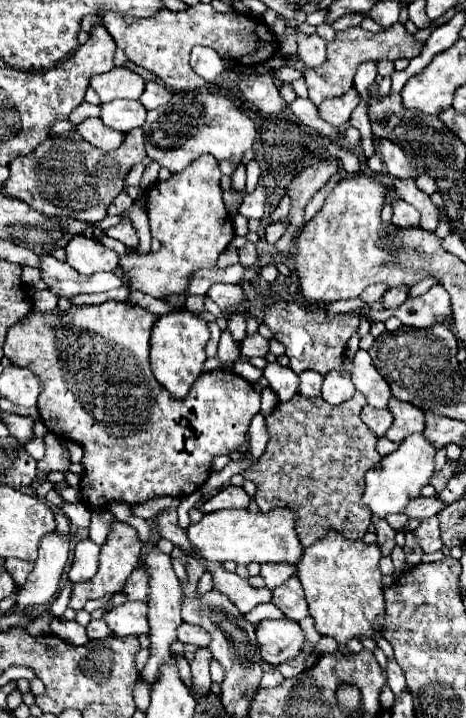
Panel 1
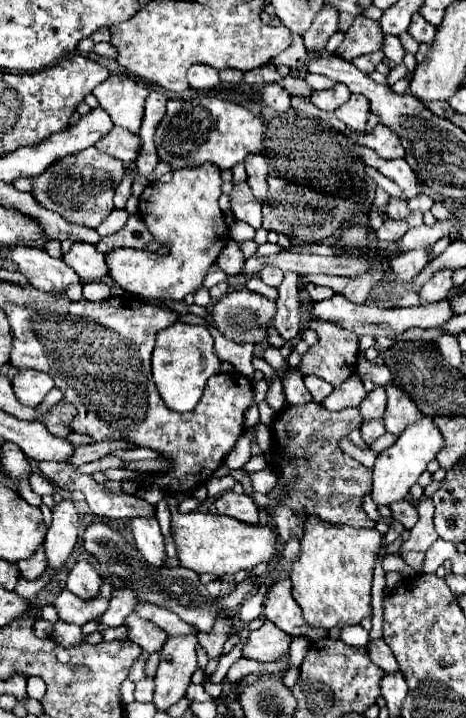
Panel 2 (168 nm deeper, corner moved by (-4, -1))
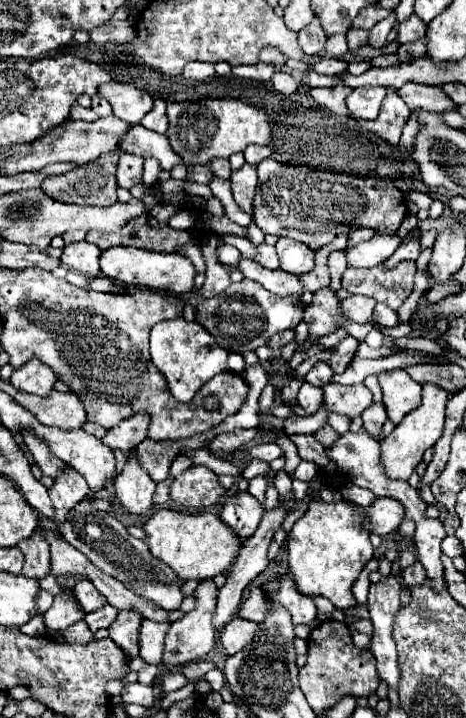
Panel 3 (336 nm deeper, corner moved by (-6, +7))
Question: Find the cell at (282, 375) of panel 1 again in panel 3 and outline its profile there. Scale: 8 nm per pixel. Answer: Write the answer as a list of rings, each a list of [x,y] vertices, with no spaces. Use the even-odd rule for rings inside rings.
[[[304,383],[302,387],[300,387],[300,393],[298,393],[298,403],[304,407],[304,411],[306,411],[306,415],[312,415],[312,413],[316,413],[318,411],[318,407],[322,405],[322,389],[320,387],[314,387],[314,385],[310,385],[310,383]]]

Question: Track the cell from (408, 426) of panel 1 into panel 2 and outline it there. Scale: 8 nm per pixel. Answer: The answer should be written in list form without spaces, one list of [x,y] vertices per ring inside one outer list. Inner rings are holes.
[[[386,385],[386,393],[388,407],[384,413],[384,425],[388,433],[400,435],[408,425],[414,425],[424,417],[420,409],[416,409],[414,401],[408,399],[408,395],[402,393],[402,389],[398,389],[396,385]]]

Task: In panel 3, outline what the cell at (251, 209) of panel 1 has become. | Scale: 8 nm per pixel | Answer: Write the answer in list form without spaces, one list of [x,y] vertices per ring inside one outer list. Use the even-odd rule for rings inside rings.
[[[250,145],[250,147],[244,151],[244,157],[246,157],[246,163],[250,163],[250,165],[258,165],[262,159],[270,157],[270,147]]]

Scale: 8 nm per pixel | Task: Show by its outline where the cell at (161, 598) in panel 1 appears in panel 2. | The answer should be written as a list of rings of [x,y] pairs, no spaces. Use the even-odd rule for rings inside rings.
[[[154,517],[150,519],[132,519],[132,533],[136,547],[152,569],[162,569],[166,565],[166,549],[164,537],[160,533],[160,525]]]

